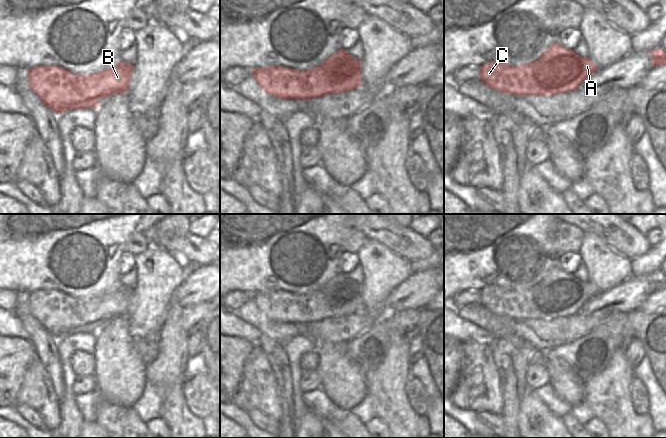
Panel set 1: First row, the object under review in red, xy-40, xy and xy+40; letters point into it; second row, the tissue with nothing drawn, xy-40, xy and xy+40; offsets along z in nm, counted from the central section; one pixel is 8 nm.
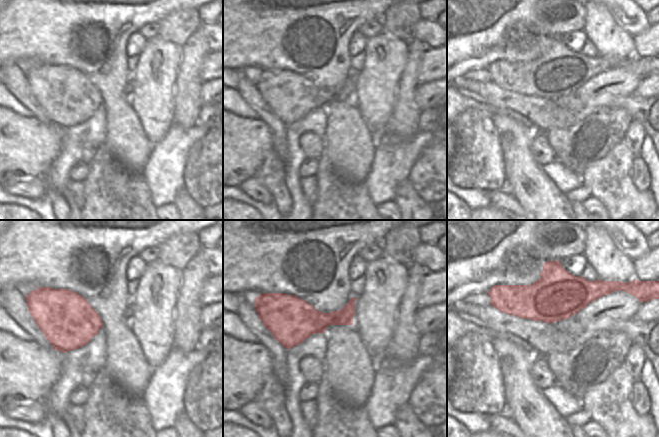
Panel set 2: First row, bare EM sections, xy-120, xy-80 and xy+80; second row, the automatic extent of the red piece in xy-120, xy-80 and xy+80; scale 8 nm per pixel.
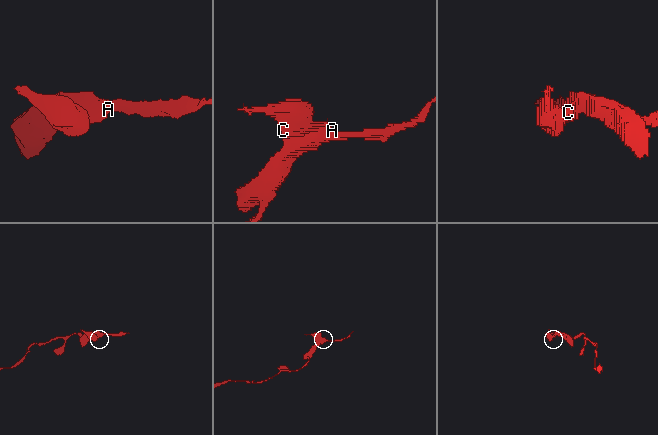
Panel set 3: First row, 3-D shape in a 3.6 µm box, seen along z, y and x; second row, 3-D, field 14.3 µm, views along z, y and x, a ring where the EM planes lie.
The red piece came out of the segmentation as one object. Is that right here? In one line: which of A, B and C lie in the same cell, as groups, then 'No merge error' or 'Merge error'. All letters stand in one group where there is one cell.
Groups: A B C. No merge error

